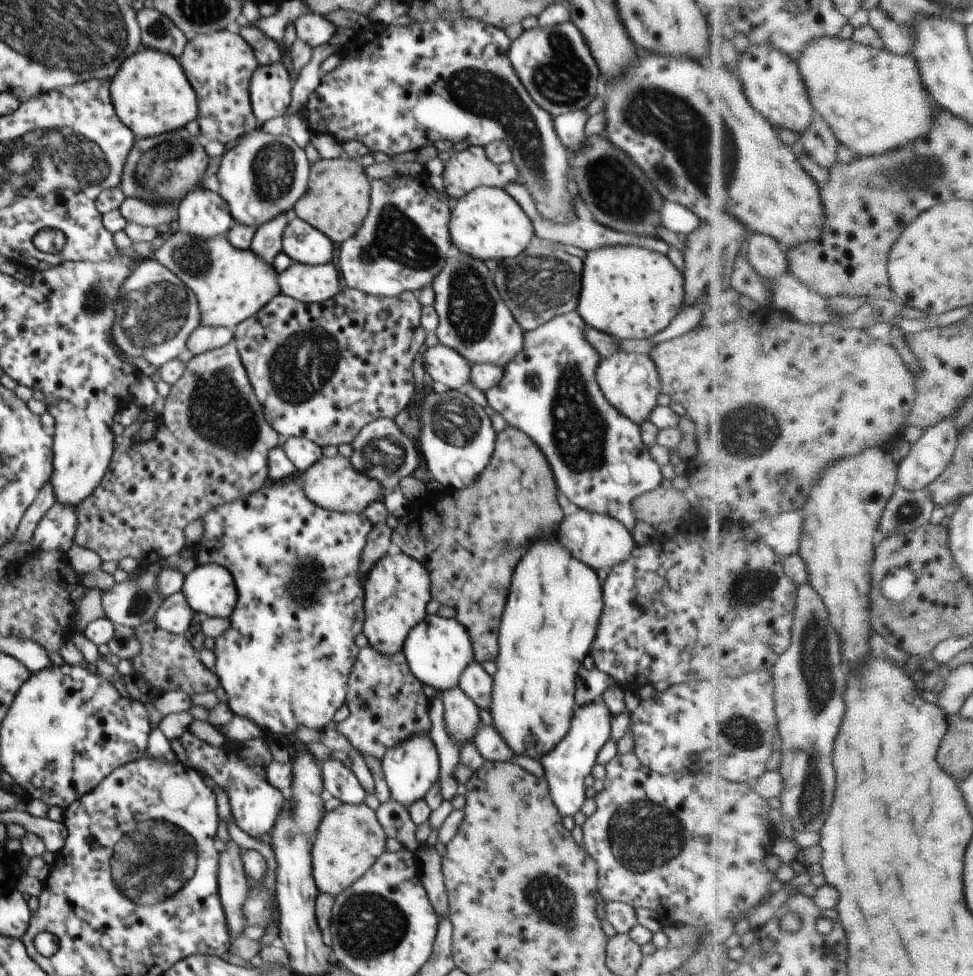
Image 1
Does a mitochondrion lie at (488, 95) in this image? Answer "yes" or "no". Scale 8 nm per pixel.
yes

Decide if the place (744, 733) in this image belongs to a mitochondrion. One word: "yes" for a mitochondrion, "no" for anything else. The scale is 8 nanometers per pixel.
yes

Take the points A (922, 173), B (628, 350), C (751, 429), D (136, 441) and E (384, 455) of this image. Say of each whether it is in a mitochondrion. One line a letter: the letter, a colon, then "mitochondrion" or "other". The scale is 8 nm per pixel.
A: mitochondrion
B: other
C: mitochondrion
D: other
E: mitochondrion

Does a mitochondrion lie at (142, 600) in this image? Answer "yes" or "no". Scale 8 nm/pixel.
yes

